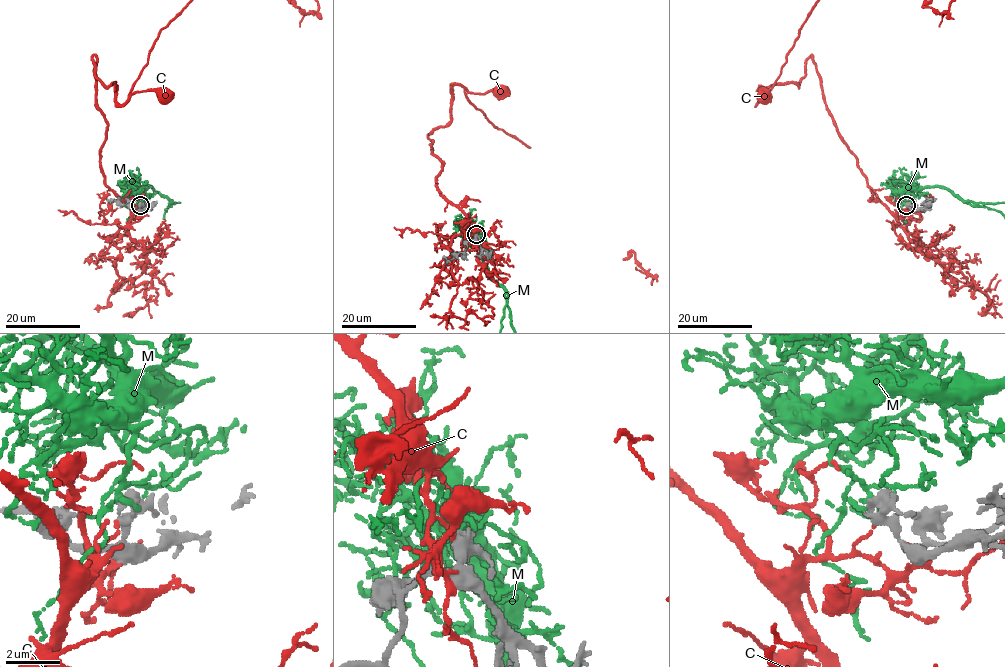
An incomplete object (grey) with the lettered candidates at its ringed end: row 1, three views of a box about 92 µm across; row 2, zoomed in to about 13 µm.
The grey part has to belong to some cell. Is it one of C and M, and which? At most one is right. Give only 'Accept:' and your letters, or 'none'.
Accept: none

